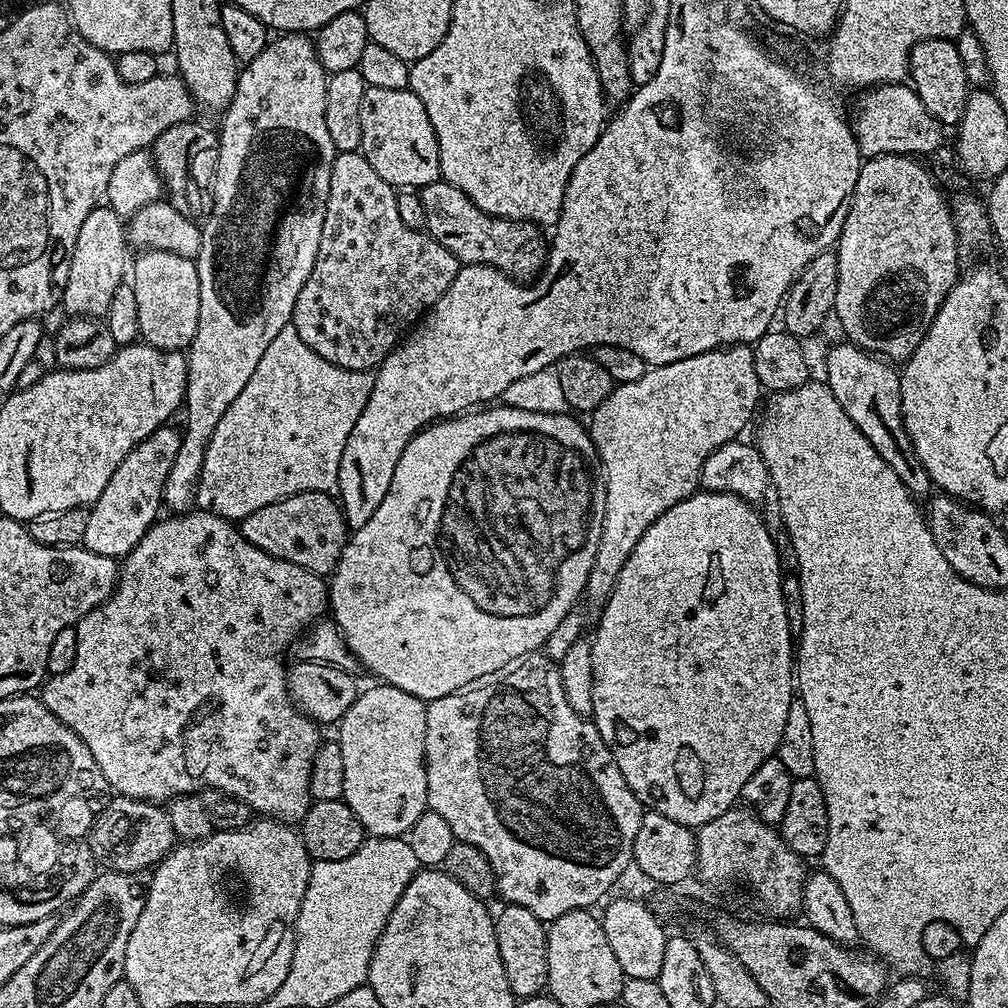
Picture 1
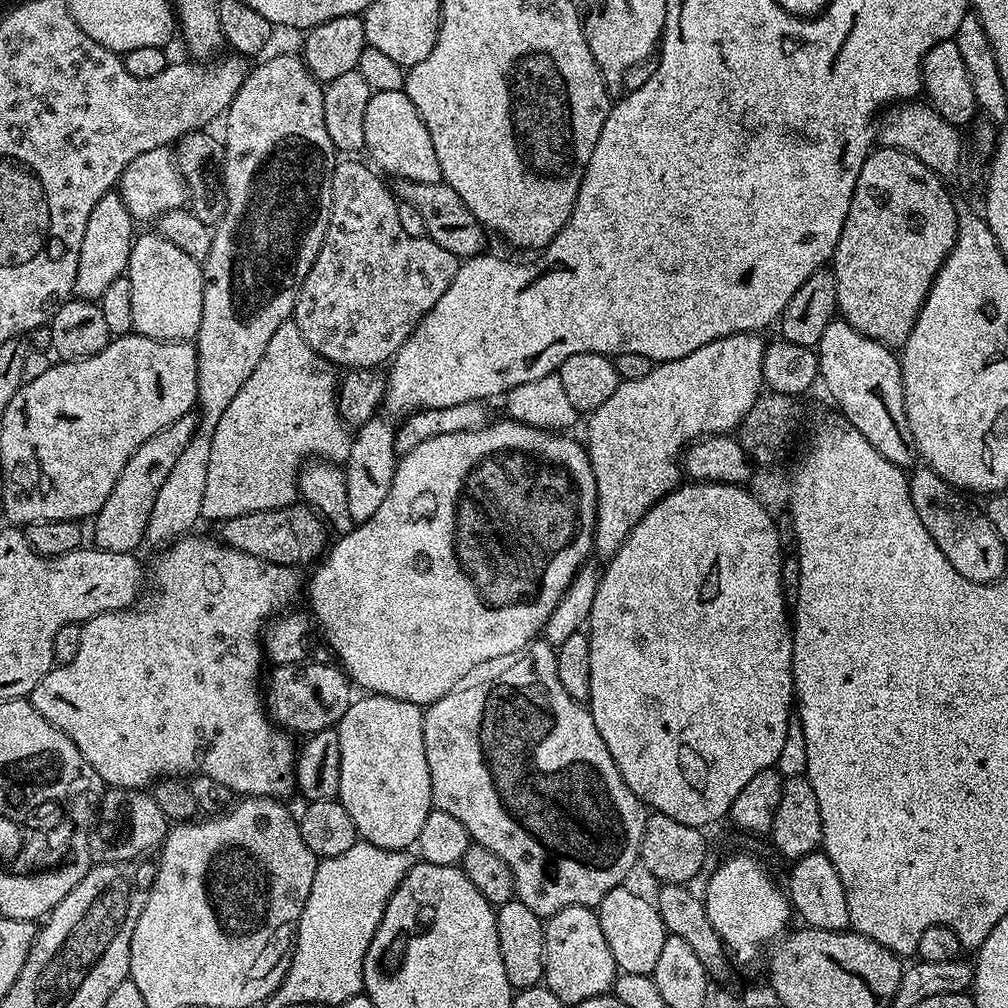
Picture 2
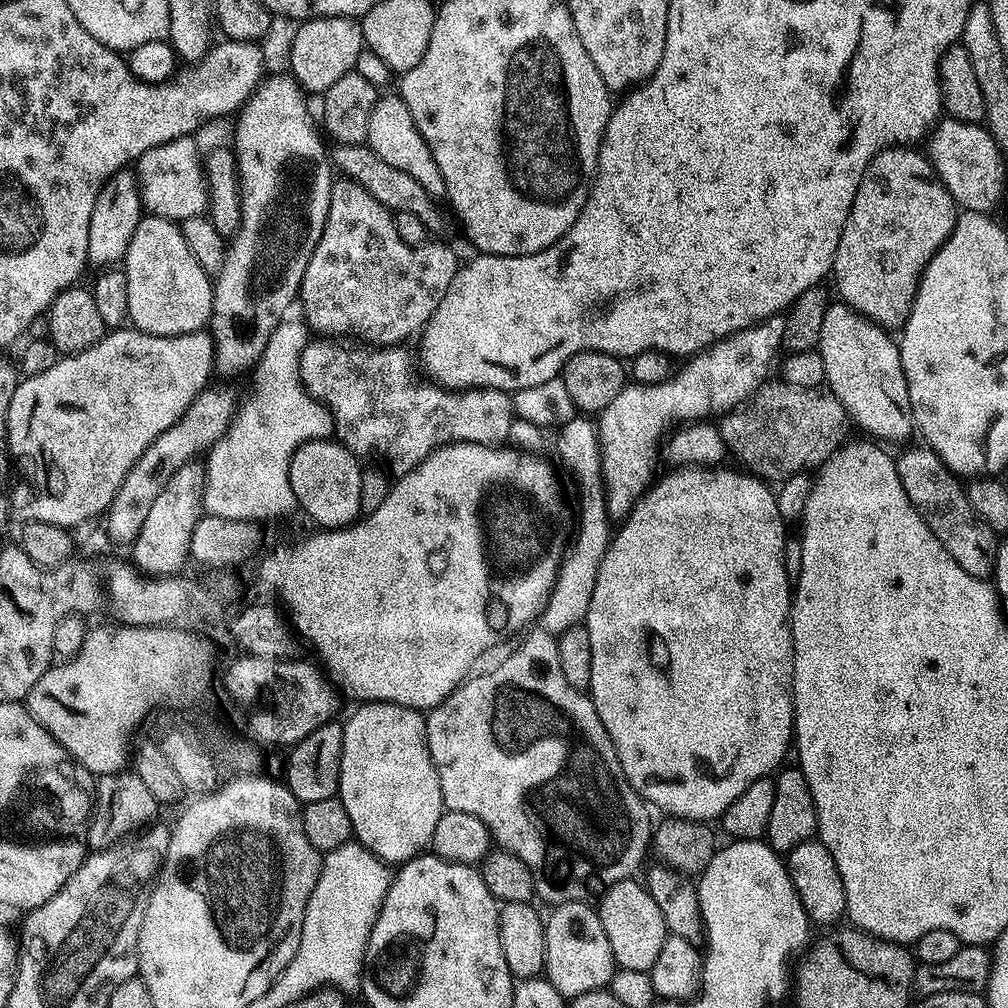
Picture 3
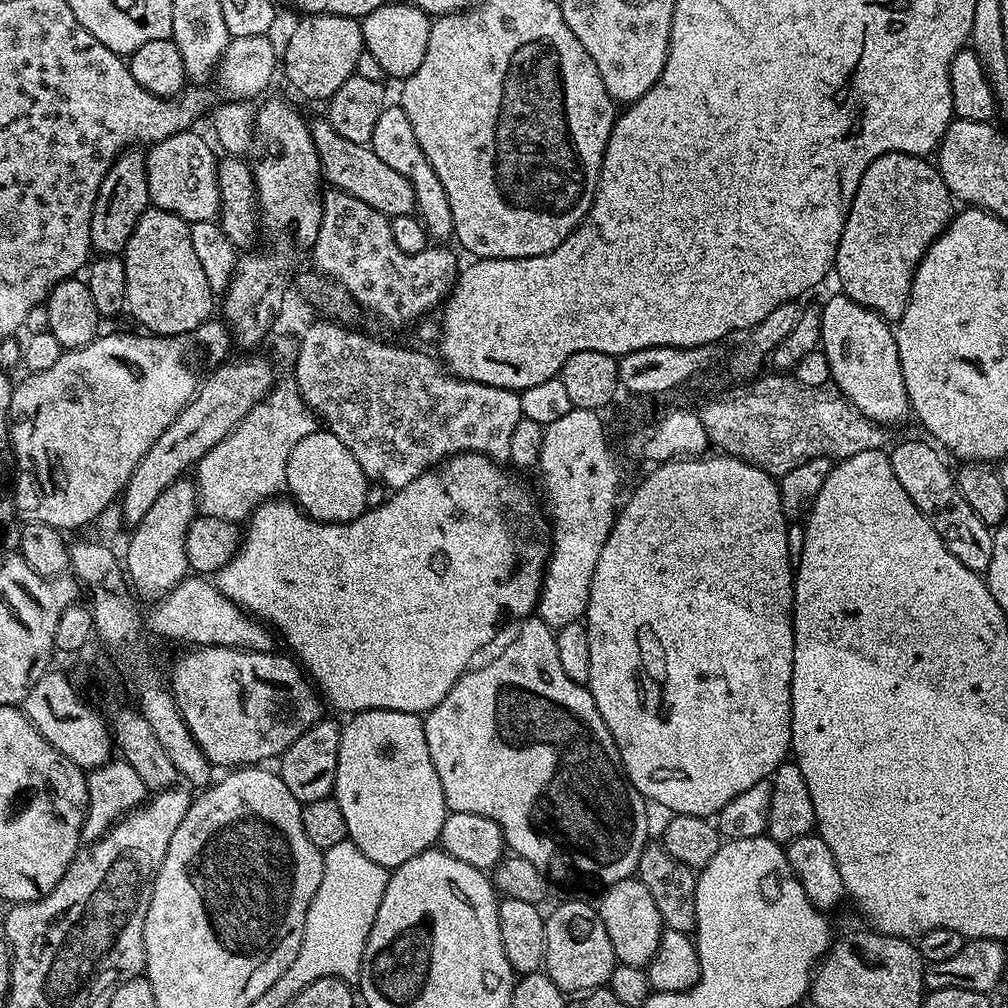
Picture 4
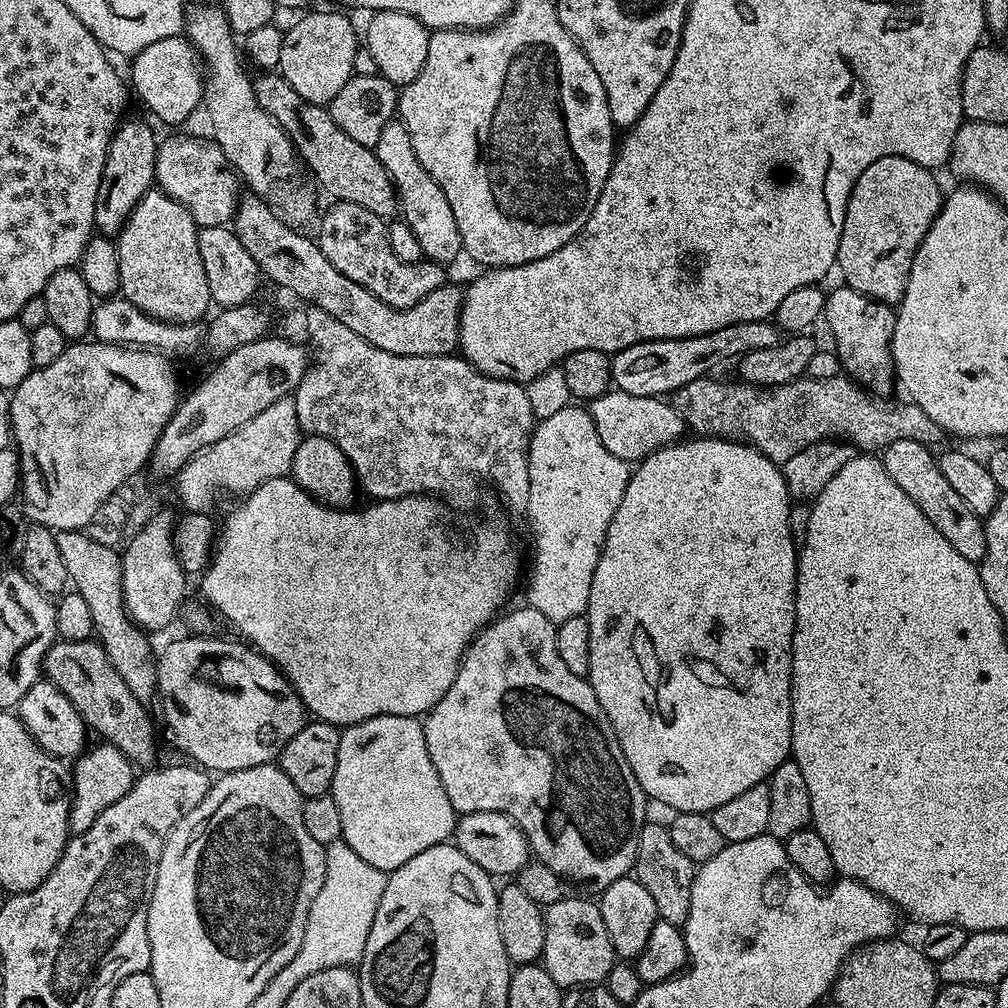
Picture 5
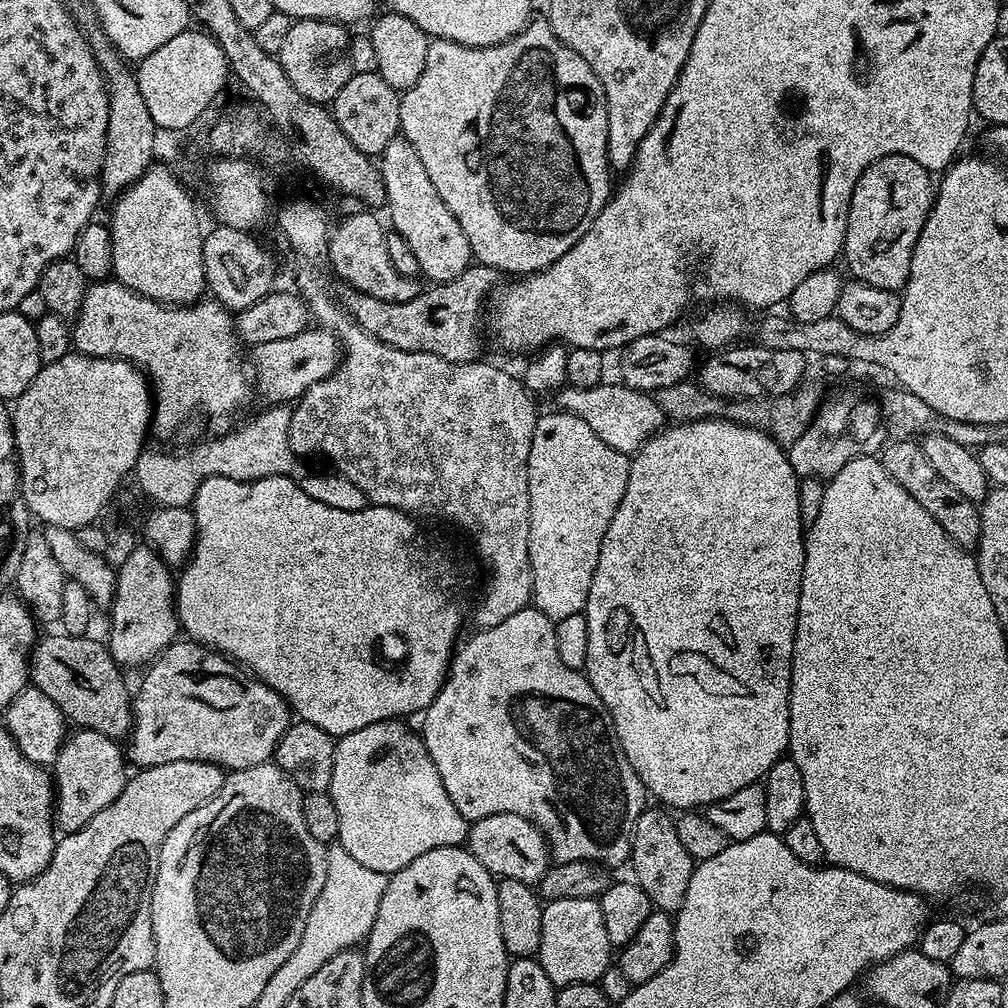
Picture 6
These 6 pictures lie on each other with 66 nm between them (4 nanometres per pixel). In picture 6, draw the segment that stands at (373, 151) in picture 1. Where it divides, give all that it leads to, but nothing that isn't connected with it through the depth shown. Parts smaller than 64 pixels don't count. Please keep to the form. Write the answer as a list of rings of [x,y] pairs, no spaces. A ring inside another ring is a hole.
[[[403,135],[395,136],[390,146],[382,150],[378,167],[386,186],[386,209],[392,219],[391,231],[406,238],[406,246],[410,246],[411,253],[418,260],[423,279],[437,284],[457,280],[473,263],[470,242],[466,242],[466,234],[462,234],[462,226],[458,226],[446,202],[438,198],[438,190],[434,190],[434,182],[430,182],[430,174],[426,174],[426,166],[422,166],[418,150],[414,150]]]

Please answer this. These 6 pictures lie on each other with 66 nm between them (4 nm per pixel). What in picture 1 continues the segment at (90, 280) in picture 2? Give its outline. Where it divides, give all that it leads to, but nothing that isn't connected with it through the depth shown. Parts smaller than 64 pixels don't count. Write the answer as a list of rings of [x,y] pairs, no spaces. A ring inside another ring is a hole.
[[[97,206],[90,210],[82,230],[78,230],[78,242],[74,242],[68,277],[62,282],[62,308],[64,304],[69,317],[107,317],[114,290],[118,290],[118,286],[126,280],[128,252],[130,245],[126,224],[120,215],[107,206]]]

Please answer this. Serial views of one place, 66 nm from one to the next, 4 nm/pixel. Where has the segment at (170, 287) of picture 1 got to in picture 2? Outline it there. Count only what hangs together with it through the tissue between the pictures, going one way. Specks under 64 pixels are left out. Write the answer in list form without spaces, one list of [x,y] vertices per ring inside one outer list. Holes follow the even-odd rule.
[[[152,230],[133,239],[126,275],[134,313],[132,326],[139,335],[155,340],[195,341],[202,322],[204,269],[201,261],[190,258],[186,250],[178,250],[174,242]]]

